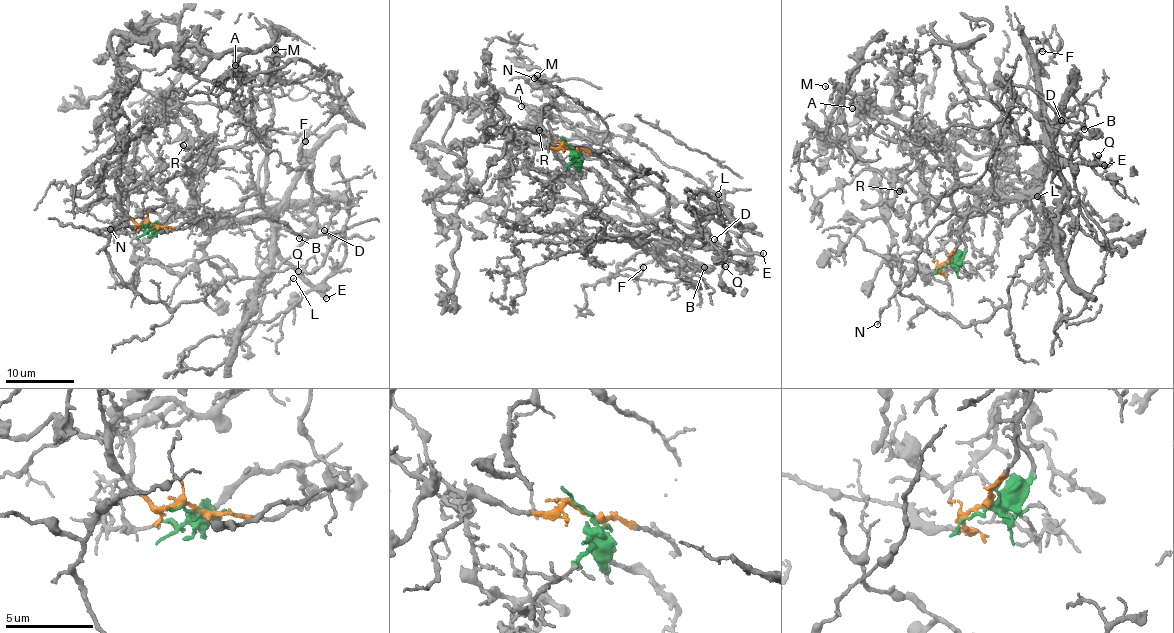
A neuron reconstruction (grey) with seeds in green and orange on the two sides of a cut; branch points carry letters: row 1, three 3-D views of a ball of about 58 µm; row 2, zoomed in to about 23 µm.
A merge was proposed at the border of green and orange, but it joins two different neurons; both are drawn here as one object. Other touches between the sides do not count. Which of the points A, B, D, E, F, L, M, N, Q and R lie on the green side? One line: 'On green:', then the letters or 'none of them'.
On green: A, M, R

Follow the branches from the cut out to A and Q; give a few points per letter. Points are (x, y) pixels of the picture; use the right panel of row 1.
A: (944, 264), (965, 248), (959, 230), (966, 215), (1001, 202), (955, 181), (917, 134), (852, 108)
Q: (944, 264), (959, 245), (966, 215), (988, 191), (998, 155), (1006, 147), (1037, 141), (1072, 163), (1098, 155)

